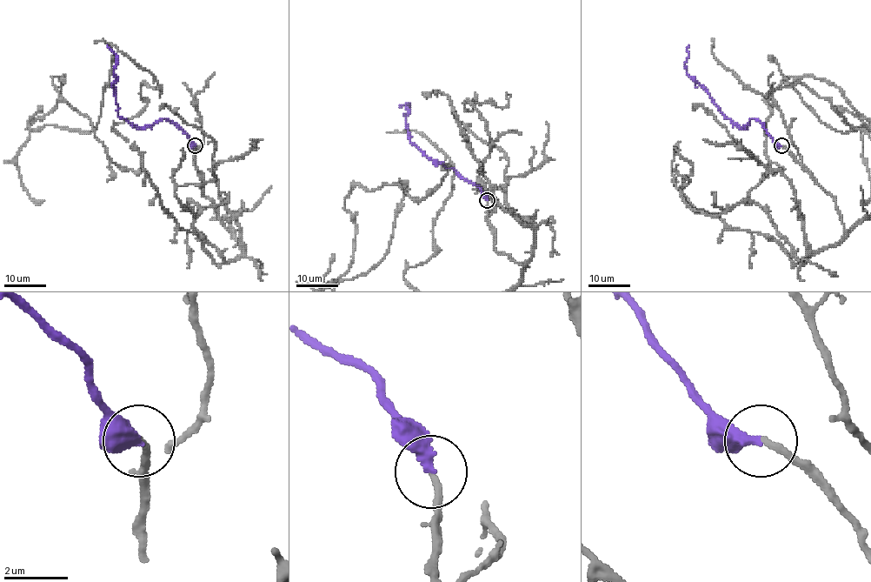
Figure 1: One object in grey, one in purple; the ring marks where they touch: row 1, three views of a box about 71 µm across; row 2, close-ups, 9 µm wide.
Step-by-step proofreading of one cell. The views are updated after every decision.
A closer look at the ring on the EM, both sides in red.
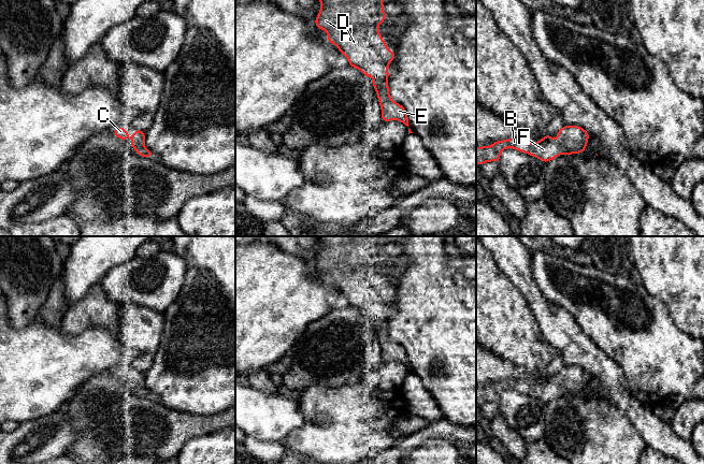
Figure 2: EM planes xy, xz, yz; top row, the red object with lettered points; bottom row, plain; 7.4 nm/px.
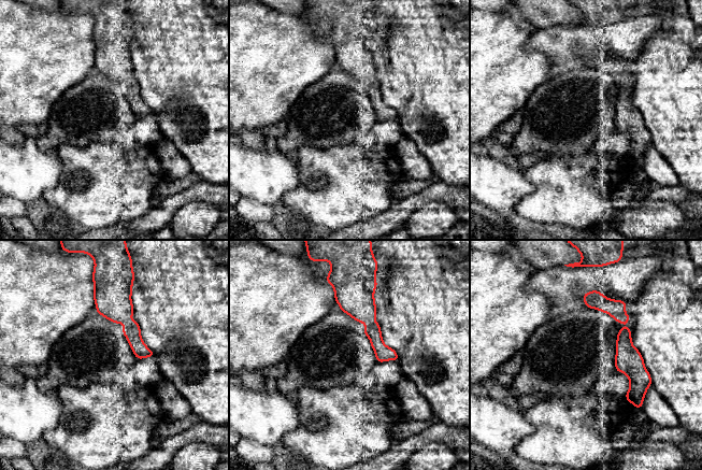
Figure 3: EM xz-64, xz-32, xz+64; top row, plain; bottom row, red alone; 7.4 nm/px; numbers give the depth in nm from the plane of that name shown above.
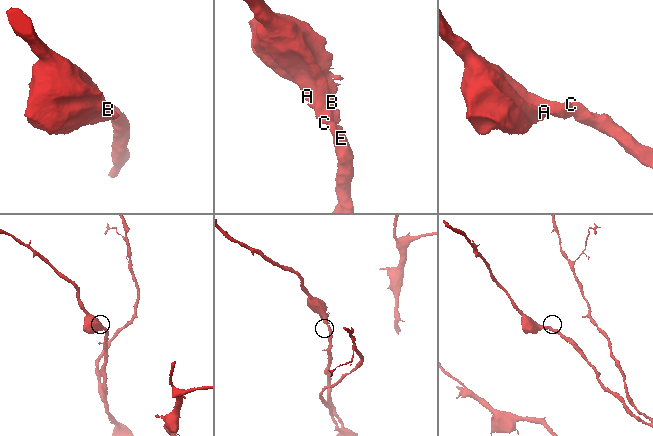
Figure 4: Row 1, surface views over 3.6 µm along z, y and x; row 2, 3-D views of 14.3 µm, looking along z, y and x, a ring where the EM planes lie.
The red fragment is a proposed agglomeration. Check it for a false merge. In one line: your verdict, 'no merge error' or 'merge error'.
no merge error

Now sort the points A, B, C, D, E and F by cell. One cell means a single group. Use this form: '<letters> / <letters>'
A B C D E F

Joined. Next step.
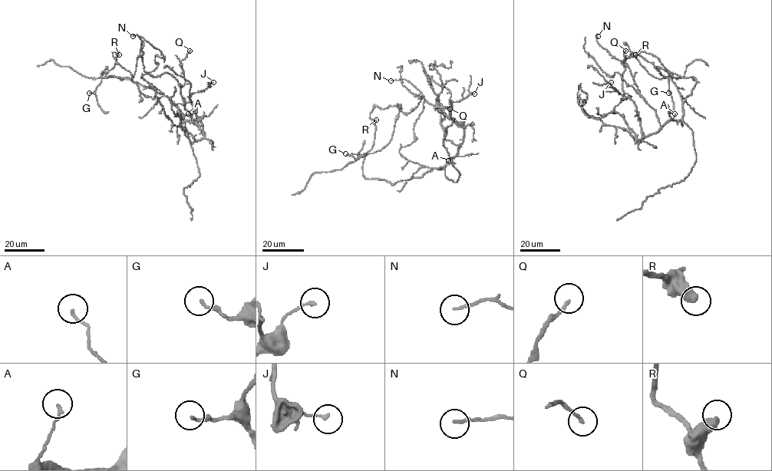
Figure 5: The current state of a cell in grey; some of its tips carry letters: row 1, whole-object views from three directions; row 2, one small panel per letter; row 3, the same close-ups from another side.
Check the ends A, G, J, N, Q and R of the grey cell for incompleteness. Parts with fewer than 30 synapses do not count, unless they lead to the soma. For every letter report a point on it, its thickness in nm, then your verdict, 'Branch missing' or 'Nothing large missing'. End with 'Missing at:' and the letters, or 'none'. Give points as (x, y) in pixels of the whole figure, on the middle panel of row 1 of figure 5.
A: Place: (448, 160). Thickness 130 nm. Nothing large missing
G: Place: (345, 153). Thickness 150 nm. Nothing large missing
J: Place: (474, 93). Thickness 150 nm. Nothing large missing
N: Place: (390, 80). Thickness 140 nm. Nothing large missing
Q: Place: (450, 109). Thickness 150 nm. Nothing large missing
R: Place: (376, 120). Thickness 500 nm. Nothing large missing
Missing at: none

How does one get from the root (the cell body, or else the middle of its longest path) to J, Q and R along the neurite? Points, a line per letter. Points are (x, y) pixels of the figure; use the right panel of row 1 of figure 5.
J: (692, 90), (683, 102), (680, 120), (669, 120), (644, 136), (635, 103), (611, 82)
Q: (692, 90), (683, 102), (683, 116), (661, 126), (655, 110), (635, 84), (625, 62), (625, 51)
R: (692, 90), (698, 82), (693, 77), (681, 77), (670, 72), (651, 54), (641, 52), (635, 54)

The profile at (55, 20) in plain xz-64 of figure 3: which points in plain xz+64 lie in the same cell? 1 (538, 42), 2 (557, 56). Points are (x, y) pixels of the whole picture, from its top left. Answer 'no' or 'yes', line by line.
1: no
2: no

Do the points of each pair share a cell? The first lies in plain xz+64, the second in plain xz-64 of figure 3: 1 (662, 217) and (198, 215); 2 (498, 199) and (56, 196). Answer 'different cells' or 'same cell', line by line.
1: same cell
2: different cells

